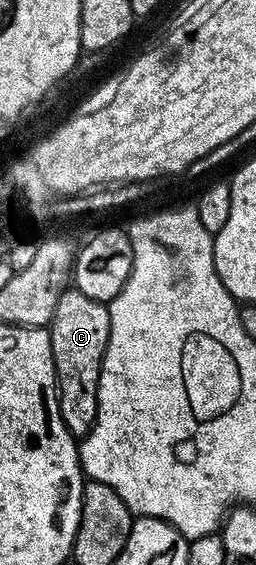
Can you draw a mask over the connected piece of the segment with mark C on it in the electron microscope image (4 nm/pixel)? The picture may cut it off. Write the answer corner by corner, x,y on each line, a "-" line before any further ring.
77,288
65,290
58,300
58,308
54,308
48,335
56,369
60,415
73,438
82,440
91,432
98,412
98,380
110,336
107,305
90,299

